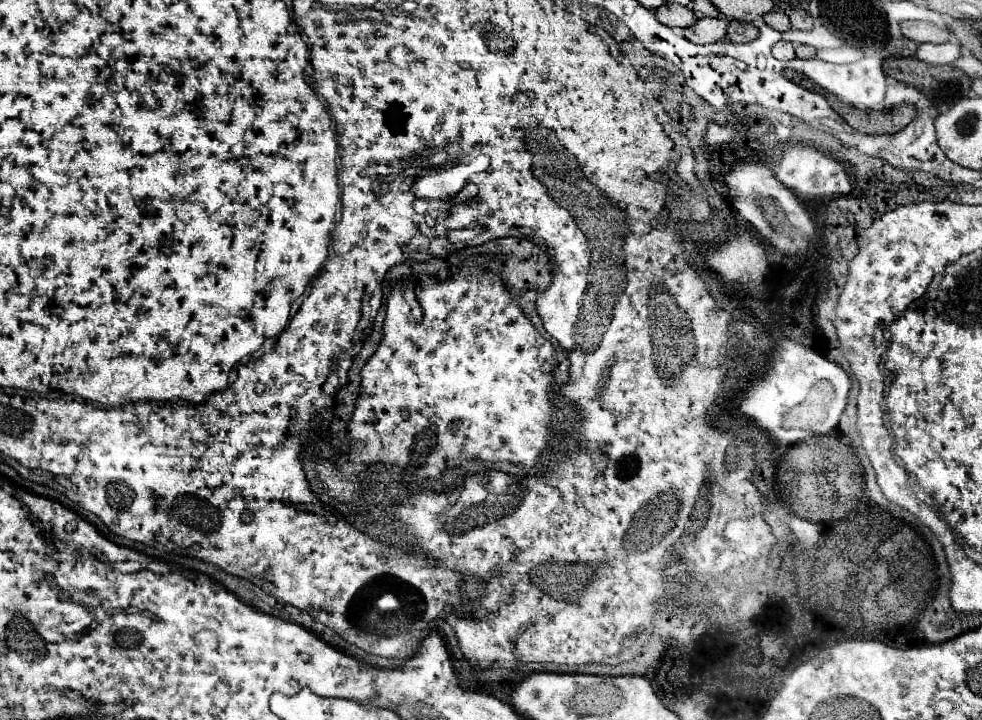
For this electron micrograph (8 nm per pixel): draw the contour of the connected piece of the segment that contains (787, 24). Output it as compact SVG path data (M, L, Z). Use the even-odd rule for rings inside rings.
M775 9L775 11L767 13L767 15L763 17L763 21L765 21L769 27L777 29L777 31L789 31L789 29L791 29L791 21L789 21L789 17L787 17L781 9Z

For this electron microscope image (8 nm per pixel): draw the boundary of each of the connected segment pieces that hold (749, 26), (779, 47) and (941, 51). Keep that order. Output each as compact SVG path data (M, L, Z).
M729 21L727 39L733 43L749 43L759 37L759 29L753 23L741 23L741 21Z
M779 41L773 45L773 57L781 59L781 61L789 61L795 57L795 49L789 41Z
M921 43L917 49L917 57L931 65L951 65L953 61L957 61L957 57L961 57L961 45L959 43L943 43L943 45Z

